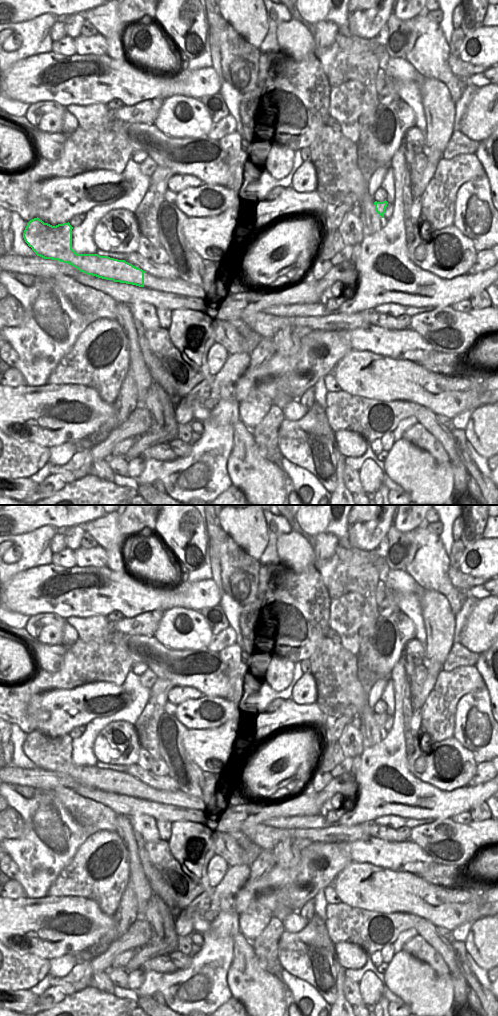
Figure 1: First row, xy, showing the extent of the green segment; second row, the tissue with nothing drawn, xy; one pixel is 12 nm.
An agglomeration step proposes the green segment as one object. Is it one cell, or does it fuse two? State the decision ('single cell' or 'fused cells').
fused cells

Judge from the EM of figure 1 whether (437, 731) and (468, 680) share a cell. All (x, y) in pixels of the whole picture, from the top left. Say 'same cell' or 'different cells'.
same cell

